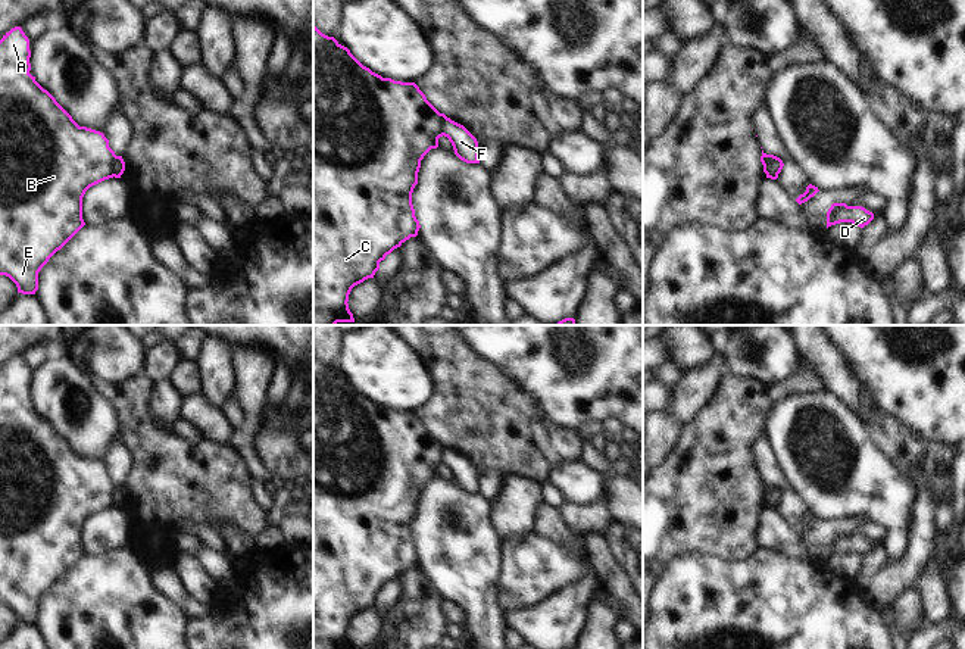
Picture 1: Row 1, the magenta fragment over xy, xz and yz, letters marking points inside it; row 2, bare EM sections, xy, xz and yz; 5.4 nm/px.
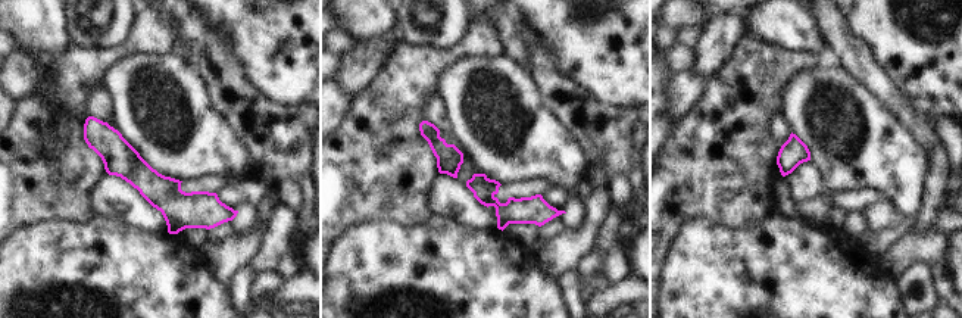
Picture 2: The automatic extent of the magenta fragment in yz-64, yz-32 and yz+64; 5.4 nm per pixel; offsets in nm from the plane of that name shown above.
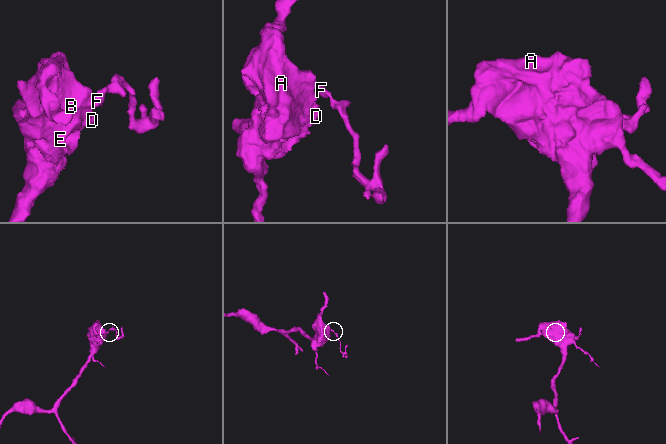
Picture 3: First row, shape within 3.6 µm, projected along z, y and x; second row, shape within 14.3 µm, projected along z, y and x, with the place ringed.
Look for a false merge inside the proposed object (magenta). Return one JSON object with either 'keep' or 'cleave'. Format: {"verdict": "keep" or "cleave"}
{"verdict": "cleave"}

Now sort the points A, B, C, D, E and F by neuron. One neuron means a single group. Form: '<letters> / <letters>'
A B C D E / F

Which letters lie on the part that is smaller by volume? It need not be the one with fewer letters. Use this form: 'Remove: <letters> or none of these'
Remove: F

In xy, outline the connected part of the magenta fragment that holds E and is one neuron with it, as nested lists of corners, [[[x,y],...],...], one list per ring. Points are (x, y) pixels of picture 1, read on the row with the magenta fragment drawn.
[[[15,26],[3,35],[0,40],[0,275],[9,277],[16,284],[18,293],[22,294],[35,294],[41,268],[85,225],[82,219],[85,191],[104,180],[113,178],[115,165],[122,160],[122,156],[116,156],[109,147],[109,140],[103,132],[79,127],[56,99],[35,81],[35,77],[29,74],[29,57],[29,40],[21,26]]]

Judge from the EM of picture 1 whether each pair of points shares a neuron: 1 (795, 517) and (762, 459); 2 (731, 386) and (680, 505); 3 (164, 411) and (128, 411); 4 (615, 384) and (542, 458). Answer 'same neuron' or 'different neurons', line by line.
1: same neuron
2: same neuron
3: different neurons
4: different neurons

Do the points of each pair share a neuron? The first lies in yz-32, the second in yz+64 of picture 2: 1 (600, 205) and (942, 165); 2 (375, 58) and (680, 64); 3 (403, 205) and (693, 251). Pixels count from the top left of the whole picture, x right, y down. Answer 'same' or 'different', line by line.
1: same
2: different
3: different

